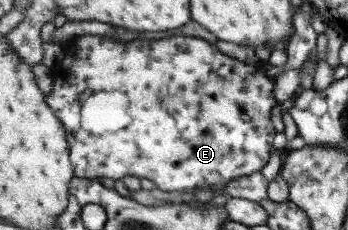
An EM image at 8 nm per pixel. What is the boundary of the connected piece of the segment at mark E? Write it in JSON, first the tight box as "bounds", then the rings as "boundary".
{"bounds":[47,35,276,195],"boundary":[[[177,35],[160,40],[135,39],[124,44],[105,36],[82,36],[66,50],[66,57],[59,57],[52,67],[53,89],[47,95],[51,107],[67,128],[68,142],[71,144],[71,161],[76,177],[98,179],[101,176],[120,180],[124,176],[148,178],[161,190],[168,192],[194,192],[212,189],[216,195],[226,195],[226,188],[234,179],[242,179],[260,173],[271,157],[276,128],[272,124],[272,108],[276,106],[275,79],[268,78],[259,65],[247,64],[238,58],[228,57],[218,50],[218,46],[196,36]]]}

